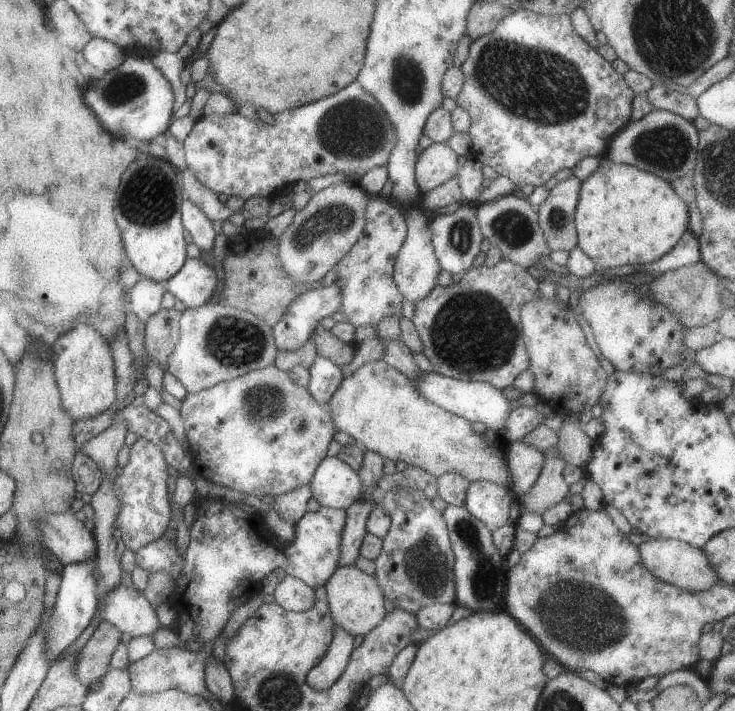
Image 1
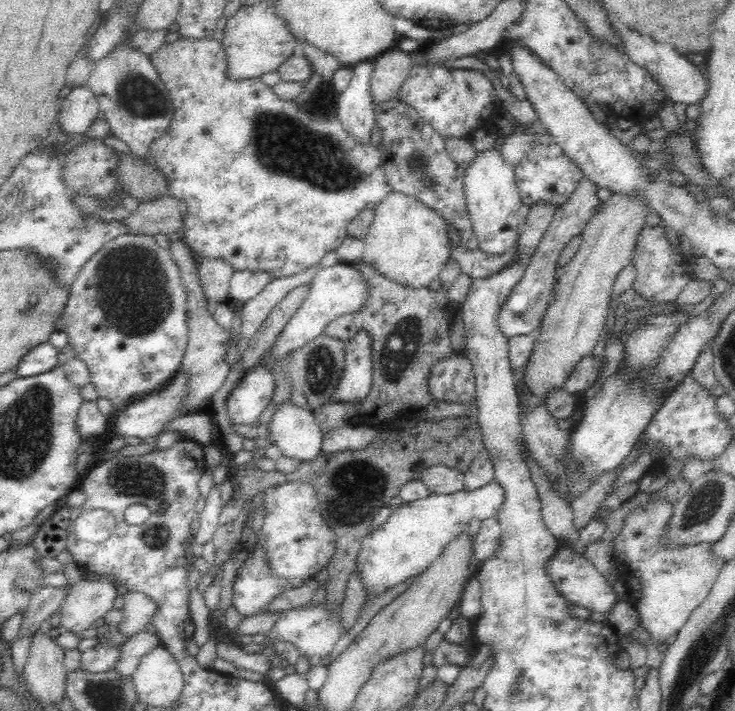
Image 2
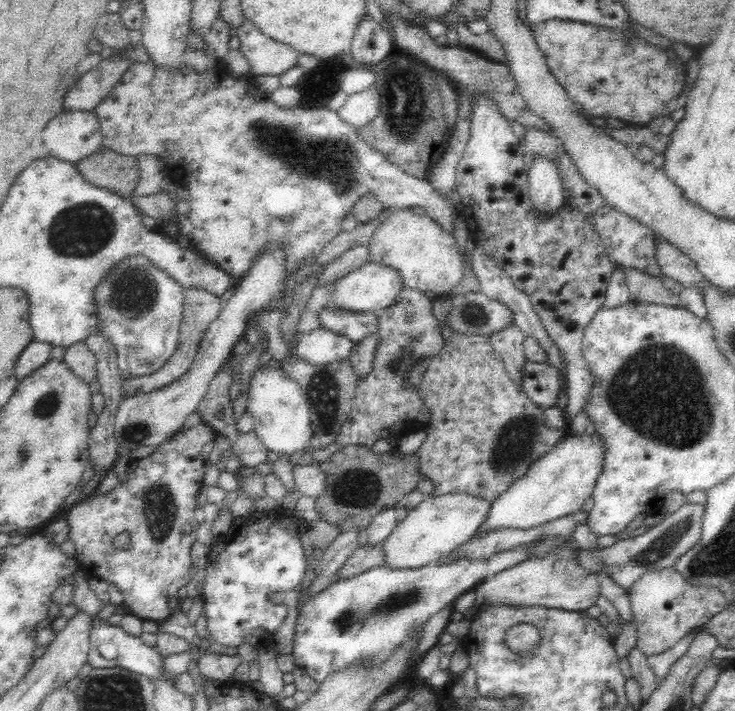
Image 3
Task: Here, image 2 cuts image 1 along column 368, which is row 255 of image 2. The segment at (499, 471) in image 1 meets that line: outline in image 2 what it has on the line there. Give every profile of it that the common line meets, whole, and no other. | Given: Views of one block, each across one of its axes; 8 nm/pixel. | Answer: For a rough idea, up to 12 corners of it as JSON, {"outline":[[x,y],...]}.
{"outline":[[395,191],[359,262],[426,288],[451,258],[441,214]]}

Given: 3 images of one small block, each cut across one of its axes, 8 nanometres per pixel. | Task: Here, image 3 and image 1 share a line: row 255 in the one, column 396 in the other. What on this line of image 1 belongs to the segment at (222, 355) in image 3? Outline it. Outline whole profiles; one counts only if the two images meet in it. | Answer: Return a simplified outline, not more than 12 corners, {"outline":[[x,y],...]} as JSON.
{"outline":[[404,209],[406,237],[392,274],[413,305],[437,285],[441,269],[429,218]]}

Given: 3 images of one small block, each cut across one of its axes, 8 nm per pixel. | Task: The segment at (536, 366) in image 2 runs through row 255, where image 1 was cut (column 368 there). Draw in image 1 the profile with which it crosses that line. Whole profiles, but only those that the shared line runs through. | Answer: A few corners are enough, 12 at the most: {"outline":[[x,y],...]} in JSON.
{"outline":[[338,566],[325,583],[334,626],[363,636],[385,616],[374,575]]}

